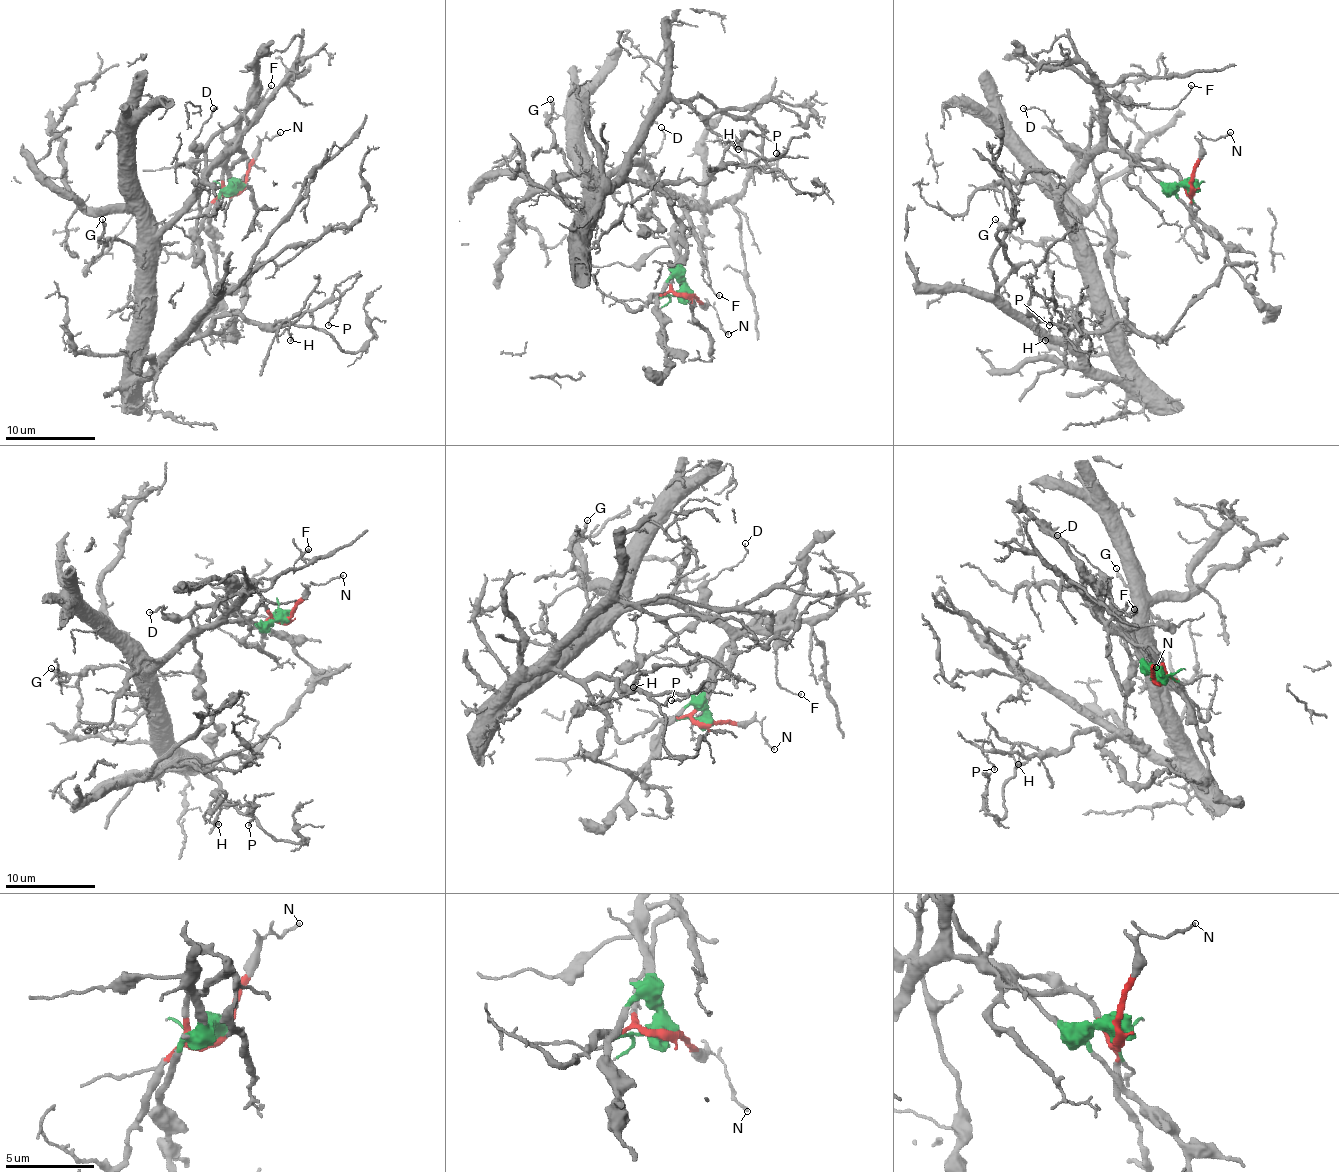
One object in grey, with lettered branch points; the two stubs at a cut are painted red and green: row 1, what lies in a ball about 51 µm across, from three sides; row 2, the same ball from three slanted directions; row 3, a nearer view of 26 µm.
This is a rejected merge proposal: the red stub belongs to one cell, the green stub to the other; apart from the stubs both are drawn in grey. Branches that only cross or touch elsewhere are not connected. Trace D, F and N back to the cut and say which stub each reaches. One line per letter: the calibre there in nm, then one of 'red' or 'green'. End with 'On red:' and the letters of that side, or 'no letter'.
D: 120 nm thick; green
F: 140 nm thick; green
N: 160 nm thick; red
On red: N

